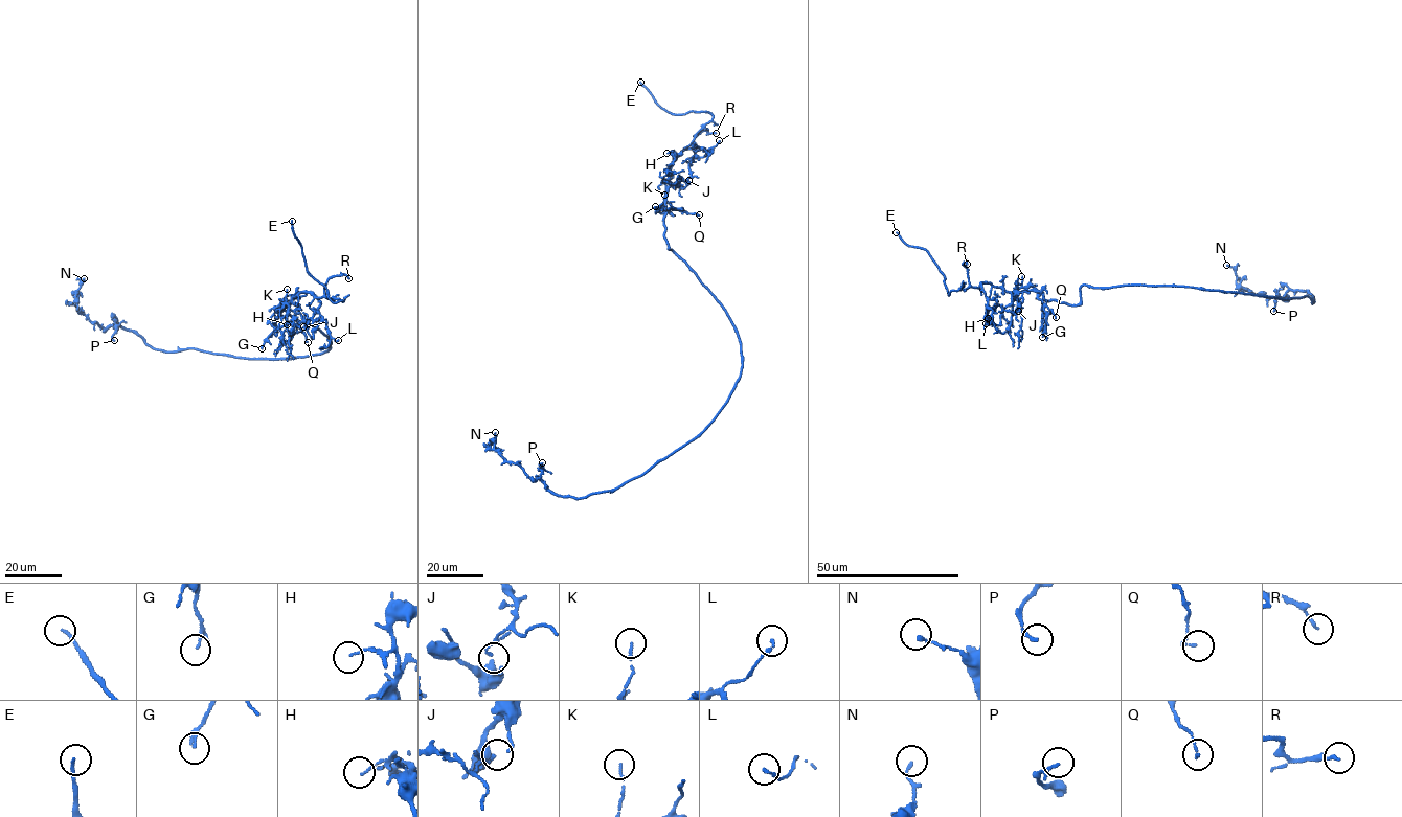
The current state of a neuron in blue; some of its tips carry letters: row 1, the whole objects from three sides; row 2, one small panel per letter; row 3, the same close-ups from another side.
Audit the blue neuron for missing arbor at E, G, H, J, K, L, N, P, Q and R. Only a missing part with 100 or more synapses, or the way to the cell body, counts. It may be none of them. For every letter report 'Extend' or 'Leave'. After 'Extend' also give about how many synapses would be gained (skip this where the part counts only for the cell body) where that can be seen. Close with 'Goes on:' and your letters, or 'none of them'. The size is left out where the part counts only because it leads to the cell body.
E: Extend
G: Leave
H: Leave
J: Leave
K: Leave
L: Leave
N: Leave
P: Leave
Q: Leave
R: Leave
Goes on: E

